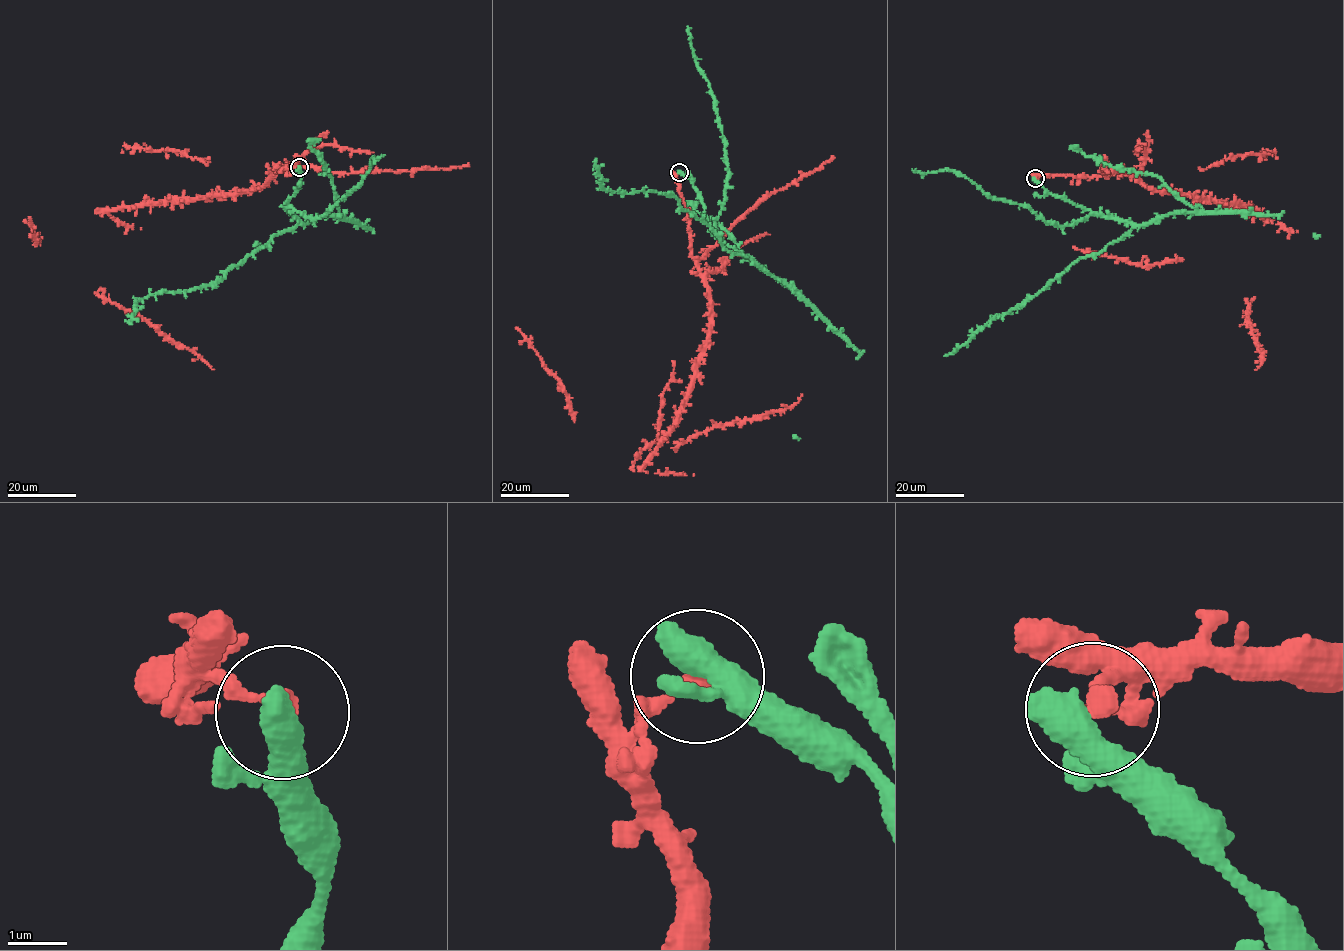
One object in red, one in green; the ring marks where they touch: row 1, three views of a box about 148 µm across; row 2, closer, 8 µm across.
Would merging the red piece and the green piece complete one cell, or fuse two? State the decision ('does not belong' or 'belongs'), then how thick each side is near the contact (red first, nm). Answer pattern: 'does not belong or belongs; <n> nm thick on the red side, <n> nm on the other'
does not belong; 300 nm thick on the red side, 650 nm on the other

